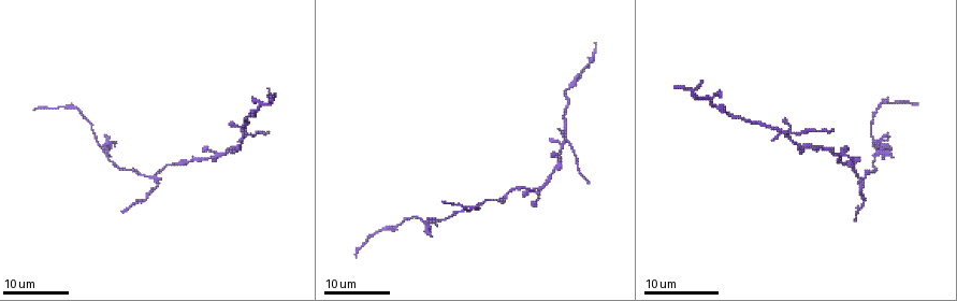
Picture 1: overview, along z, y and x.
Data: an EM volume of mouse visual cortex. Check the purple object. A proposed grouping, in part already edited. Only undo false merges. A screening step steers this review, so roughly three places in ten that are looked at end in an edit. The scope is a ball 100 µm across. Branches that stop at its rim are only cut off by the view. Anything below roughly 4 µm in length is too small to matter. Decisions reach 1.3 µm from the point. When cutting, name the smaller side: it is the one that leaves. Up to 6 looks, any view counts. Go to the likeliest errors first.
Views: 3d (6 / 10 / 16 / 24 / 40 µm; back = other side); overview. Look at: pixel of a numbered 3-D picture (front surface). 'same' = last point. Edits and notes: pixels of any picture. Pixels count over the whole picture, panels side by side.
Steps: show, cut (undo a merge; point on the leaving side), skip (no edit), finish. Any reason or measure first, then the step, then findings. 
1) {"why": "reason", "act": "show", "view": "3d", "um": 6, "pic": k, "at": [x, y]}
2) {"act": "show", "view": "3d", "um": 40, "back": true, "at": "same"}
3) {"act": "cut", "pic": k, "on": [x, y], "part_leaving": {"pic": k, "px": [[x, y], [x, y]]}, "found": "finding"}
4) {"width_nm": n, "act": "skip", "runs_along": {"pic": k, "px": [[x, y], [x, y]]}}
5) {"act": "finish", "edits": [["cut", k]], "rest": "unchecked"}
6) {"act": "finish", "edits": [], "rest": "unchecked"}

{"why": "four arms meet", "act": "show", "view": "3d", "um": 24, "pic": 1, "at": [155, 176]}

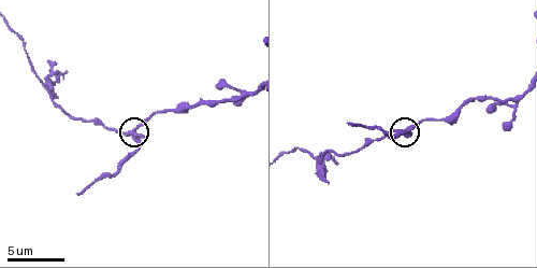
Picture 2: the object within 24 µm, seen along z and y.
{"act": "show", "view": "3d", "um": 6, "pic": 2, "at": [131, 133]}

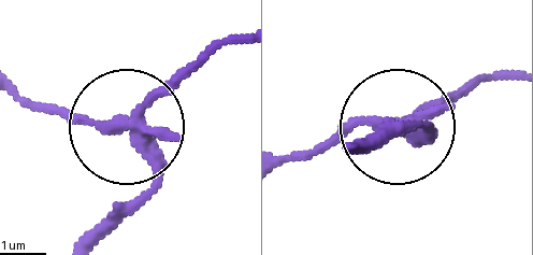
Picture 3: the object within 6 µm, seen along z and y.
{"width_nm": 280, "act": "cut", "pic": 3, "on": [68, 111], "part_leaving": {"pic": 3, "px": [[130, 130], [18, 96]]}, "found": "a second neuron is stuck on"}

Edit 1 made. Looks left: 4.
{"why": "four or more arms meet", "act": "show", "view": "3d", "um": 16, "pic": 1, "at": [789, 137]}

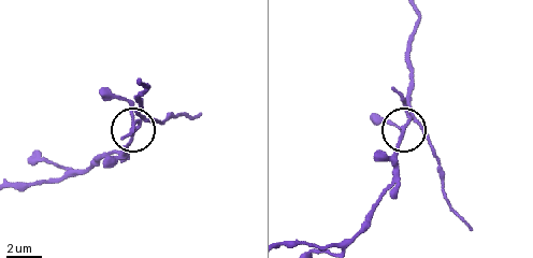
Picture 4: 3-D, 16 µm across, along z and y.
{"why": "closer look", "act": "show", "view": "3d", "um": 6, "pic": 4, "at": [405, 124]}

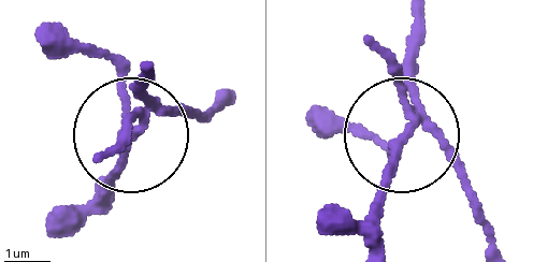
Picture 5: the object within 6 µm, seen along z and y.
{"width_nm": 200, "act": "cut", "pic": 5, "on": [187, 108], "part_leaving": {"pic": 5, "px": [[408, 117], [408, 17]]}, "found": "a second neuron is stuck on"}

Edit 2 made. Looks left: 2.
{"why": "four or more arms meet", "act": "show", "view": "3d", "um": 16, "pic": 2, "at": [516, 106]}

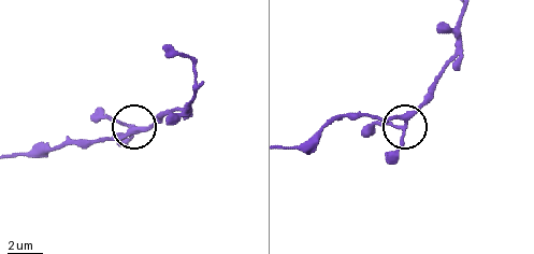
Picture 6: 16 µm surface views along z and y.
{"arms": 4, "act": "skip", "found": "one neuron here"}

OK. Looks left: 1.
{"act": "finish", "edits": [["cut", 3], ["cut", 5]], "rest": "unchecked"}

